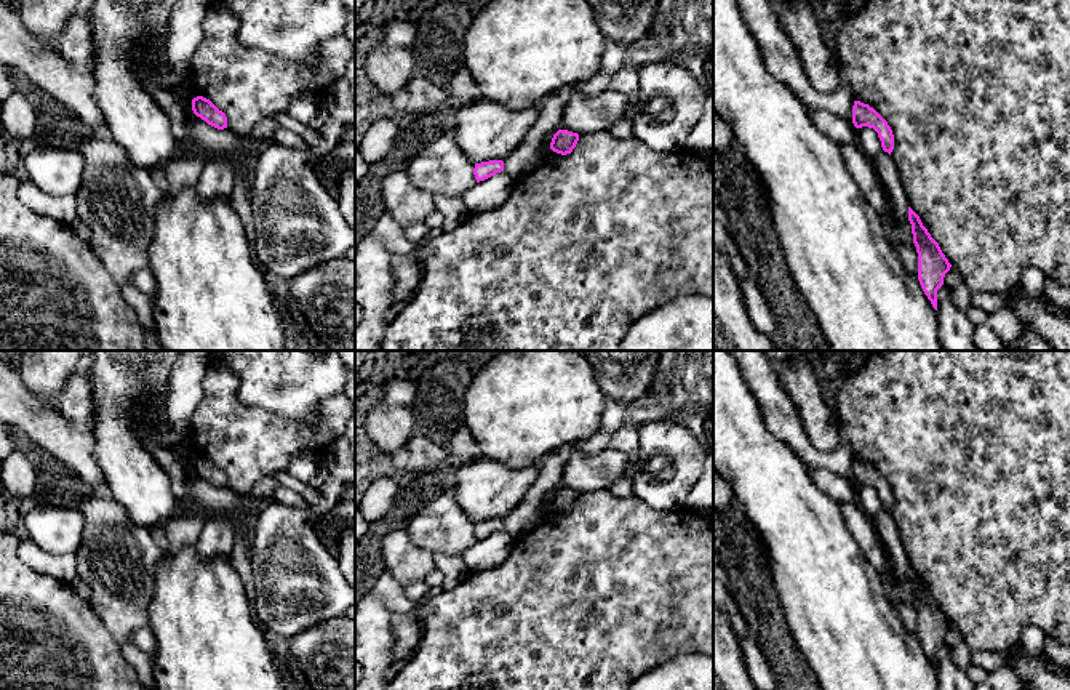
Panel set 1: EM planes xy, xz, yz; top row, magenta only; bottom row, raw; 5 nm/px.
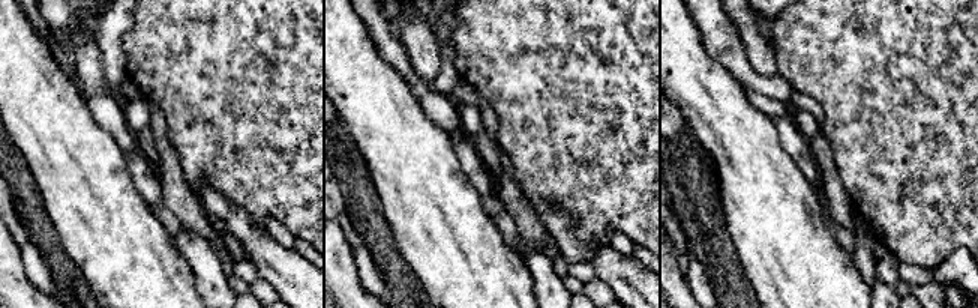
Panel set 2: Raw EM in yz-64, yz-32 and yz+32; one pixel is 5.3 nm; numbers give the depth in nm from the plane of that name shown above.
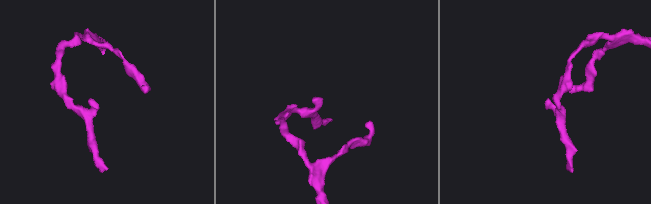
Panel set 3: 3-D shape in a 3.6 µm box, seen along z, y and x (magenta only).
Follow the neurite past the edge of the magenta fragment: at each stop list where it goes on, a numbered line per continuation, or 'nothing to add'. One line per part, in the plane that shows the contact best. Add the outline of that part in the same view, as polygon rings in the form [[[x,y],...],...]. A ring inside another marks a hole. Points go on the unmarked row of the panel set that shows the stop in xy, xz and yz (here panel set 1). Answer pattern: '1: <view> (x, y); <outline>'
nothing to add

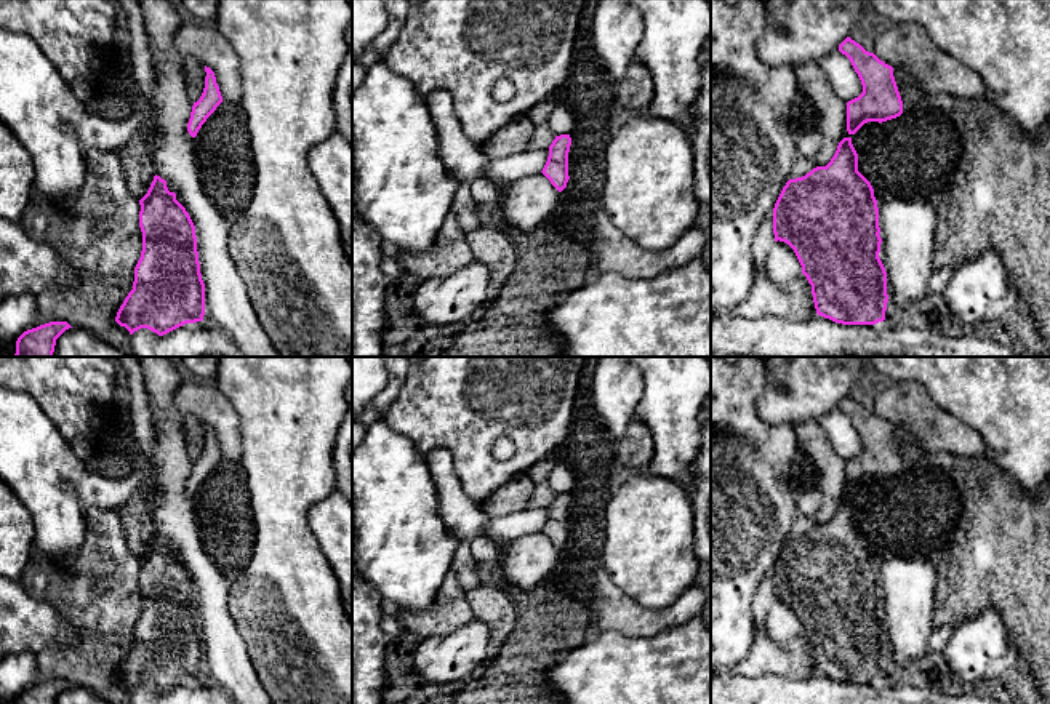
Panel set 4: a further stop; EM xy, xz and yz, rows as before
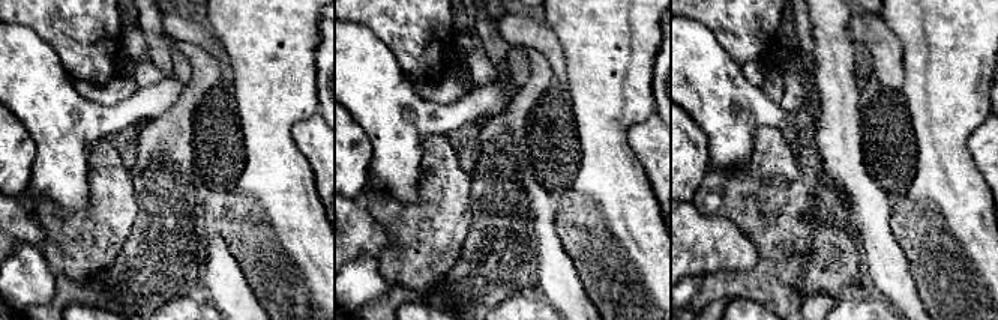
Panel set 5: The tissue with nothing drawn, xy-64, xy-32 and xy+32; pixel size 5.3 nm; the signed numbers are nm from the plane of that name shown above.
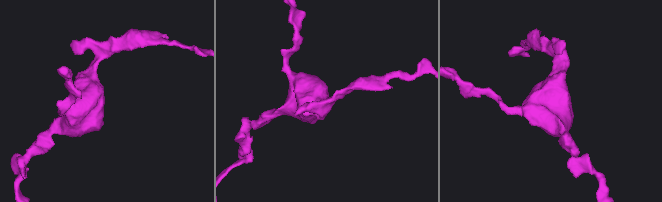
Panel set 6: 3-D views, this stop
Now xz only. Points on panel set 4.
nothing to add

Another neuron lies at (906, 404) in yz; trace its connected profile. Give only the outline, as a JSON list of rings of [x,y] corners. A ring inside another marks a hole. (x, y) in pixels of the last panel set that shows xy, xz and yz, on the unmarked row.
[[[882,381],[872,389],[874,413],[909,434],[908,442],[927,454],[978,458],[988,451],[980,434],[941,410],[914,381]]]

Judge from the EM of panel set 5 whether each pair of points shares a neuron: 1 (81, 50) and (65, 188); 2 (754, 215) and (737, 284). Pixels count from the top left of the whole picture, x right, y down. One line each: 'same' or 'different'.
1: different
2: same

